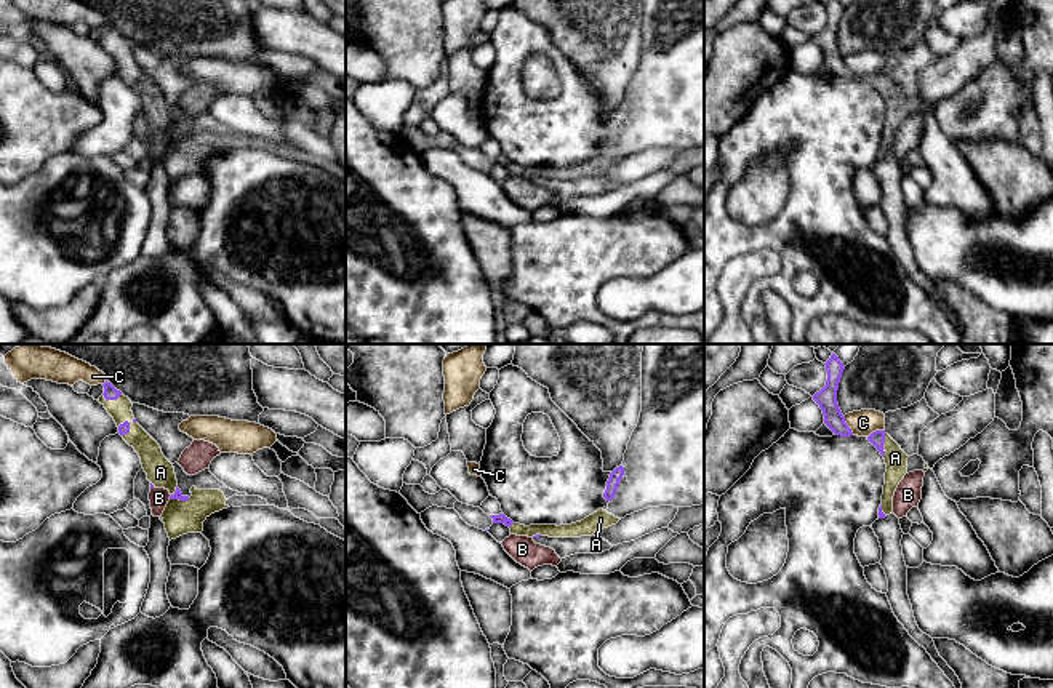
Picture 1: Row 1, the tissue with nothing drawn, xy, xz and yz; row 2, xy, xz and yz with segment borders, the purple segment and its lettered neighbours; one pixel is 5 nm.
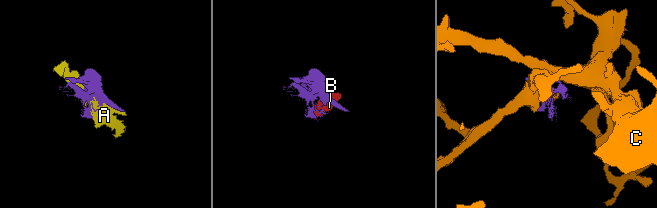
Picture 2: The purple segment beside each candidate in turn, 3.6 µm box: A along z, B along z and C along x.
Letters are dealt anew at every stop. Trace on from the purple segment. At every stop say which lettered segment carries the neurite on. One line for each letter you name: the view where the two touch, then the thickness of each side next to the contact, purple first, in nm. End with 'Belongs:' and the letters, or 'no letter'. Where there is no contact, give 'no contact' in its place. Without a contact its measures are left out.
A: yz | 80/110 nm
Belongs: A

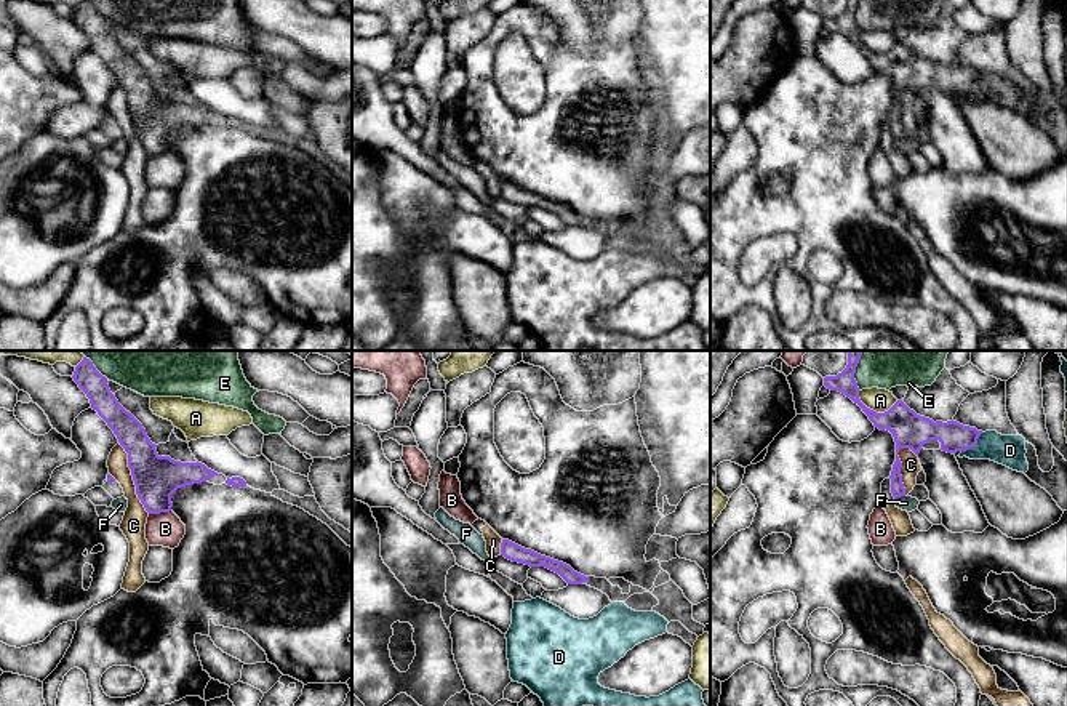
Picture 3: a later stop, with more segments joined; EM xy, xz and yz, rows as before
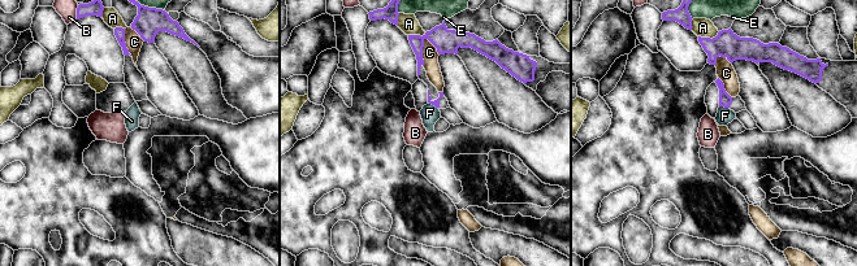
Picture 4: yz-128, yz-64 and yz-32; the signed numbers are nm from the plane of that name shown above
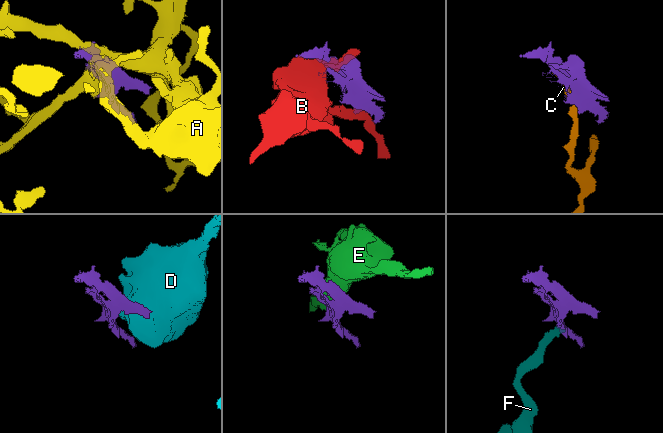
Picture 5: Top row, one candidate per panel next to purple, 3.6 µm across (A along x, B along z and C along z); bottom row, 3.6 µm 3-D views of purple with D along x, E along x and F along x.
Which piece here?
Belongs: no letter

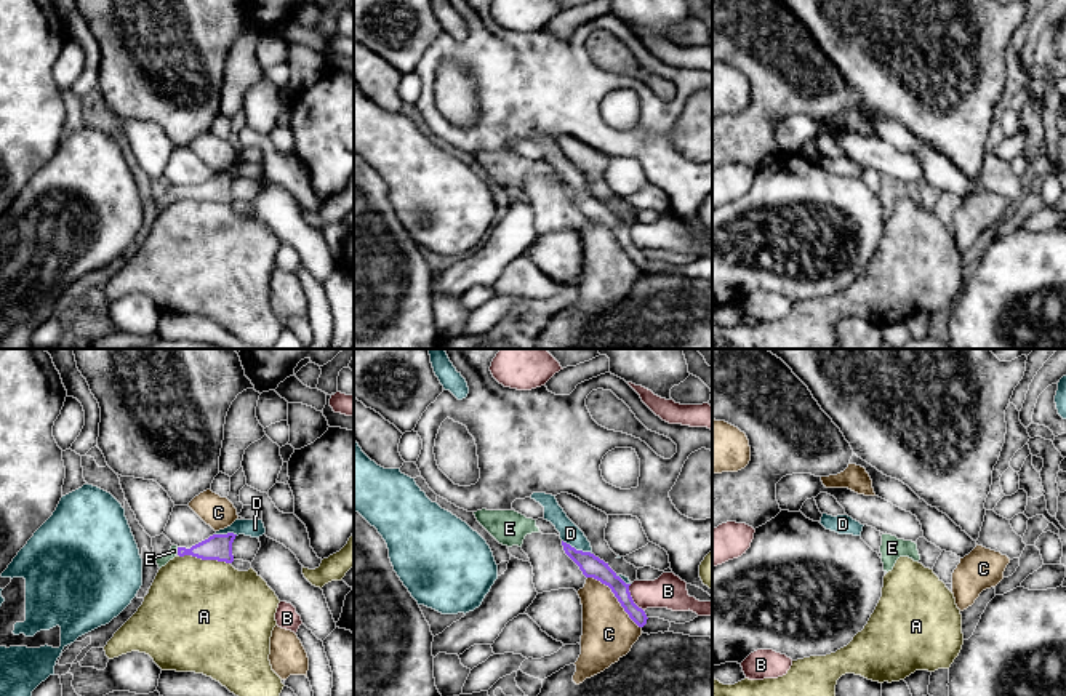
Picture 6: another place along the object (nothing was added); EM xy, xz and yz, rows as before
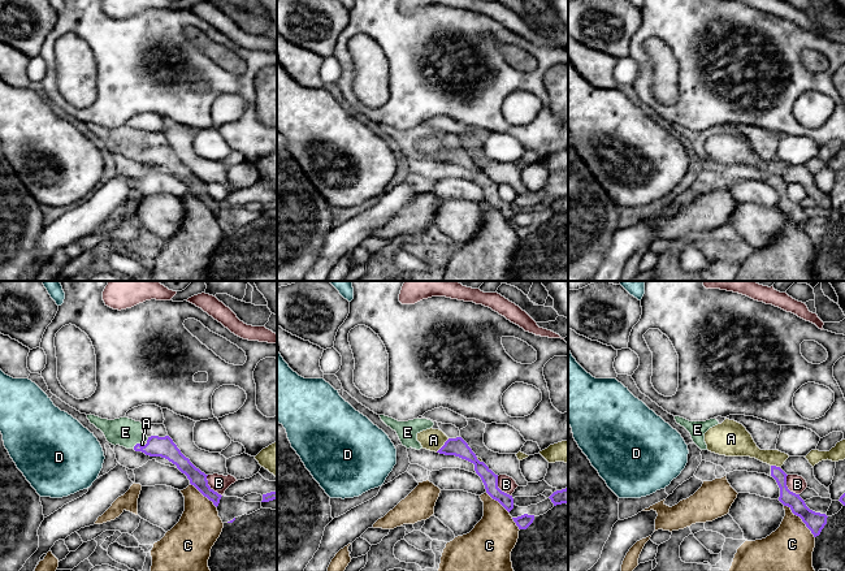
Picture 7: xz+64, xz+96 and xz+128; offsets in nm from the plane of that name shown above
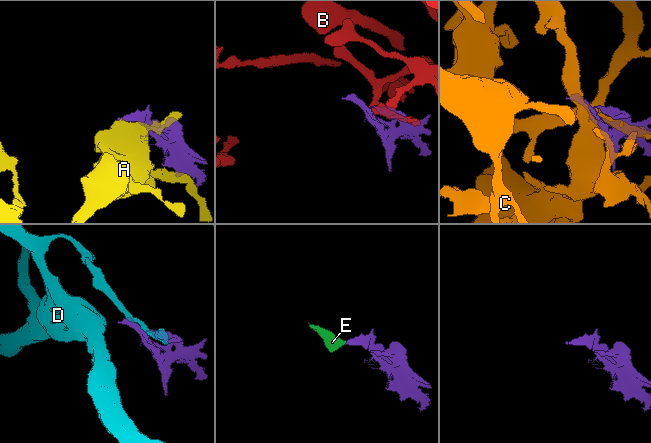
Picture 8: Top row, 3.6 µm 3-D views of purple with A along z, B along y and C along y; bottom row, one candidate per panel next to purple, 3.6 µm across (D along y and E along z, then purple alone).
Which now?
E: xy | 130/50 nm
Belongs: E

